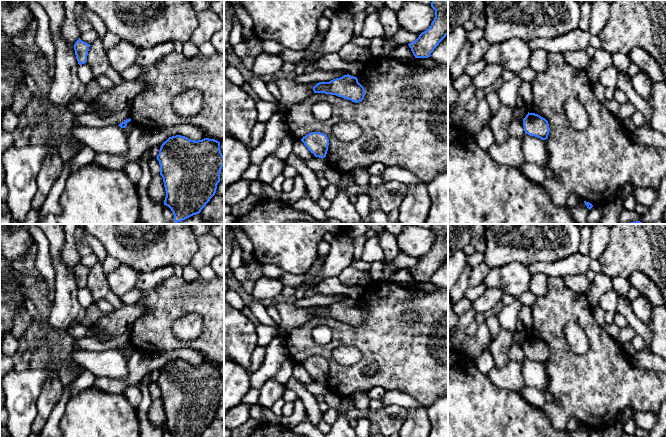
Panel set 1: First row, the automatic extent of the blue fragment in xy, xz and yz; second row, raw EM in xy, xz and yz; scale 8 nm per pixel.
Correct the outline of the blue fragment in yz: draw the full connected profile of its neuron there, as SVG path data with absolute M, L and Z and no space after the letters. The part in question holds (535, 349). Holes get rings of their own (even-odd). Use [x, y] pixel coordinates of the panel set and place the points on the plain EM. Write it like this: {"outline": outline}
{"outline": "M529 337L523 343L524 355L526 358L546 364L549 359L548 345L535 337Z"}

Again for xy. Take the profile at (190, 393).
{"outline": "M176 359L163 366L156 382L166 415L164 429L173 437L200 437L215 419L220 406L220 397L224 390L220 366L209 362L194 365Z"}

